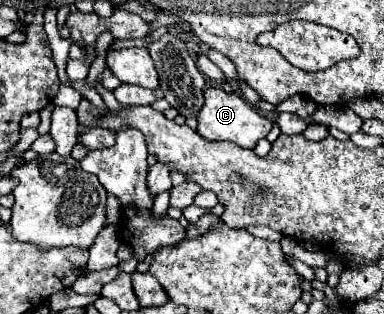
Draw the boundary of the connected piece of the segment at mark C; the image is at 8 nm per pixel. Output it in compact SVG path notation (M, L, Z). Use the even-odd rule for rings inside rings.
M205 88L203 92L205 96L205 104L197 114L197 134L201 134L205 140L209 142L235 142L241 148L249 148L253 150L255 144L265 138L273 126L271 120L267 120L257 108L253 108L251 104L247 104L241 96L237 96L235 92L225 92L223 88Z

